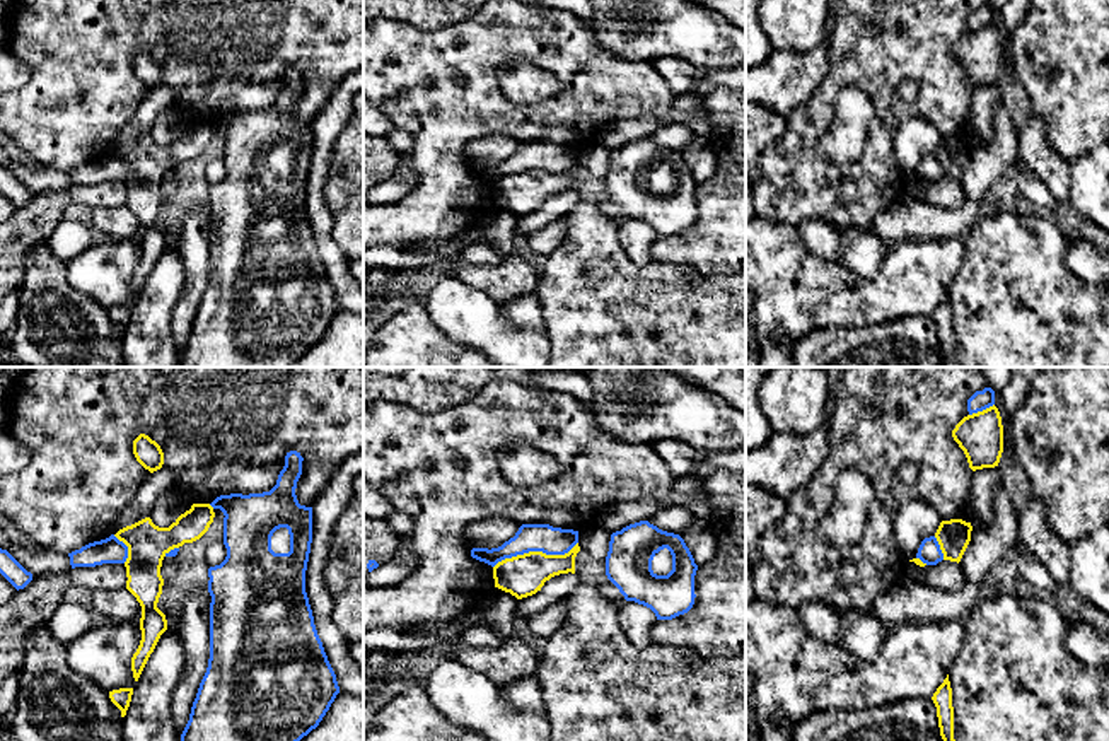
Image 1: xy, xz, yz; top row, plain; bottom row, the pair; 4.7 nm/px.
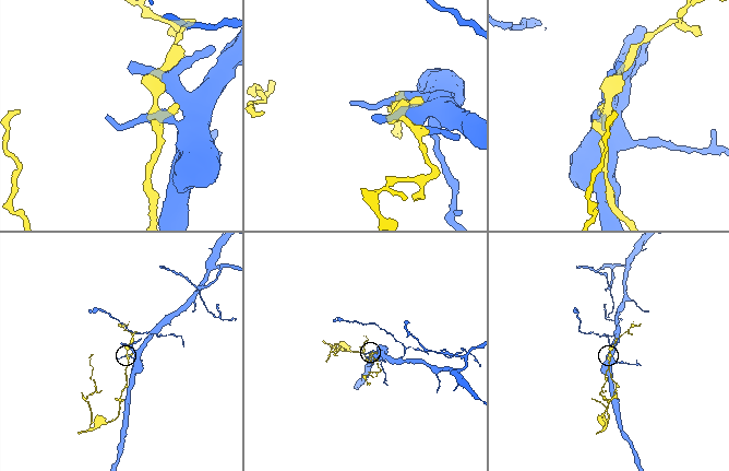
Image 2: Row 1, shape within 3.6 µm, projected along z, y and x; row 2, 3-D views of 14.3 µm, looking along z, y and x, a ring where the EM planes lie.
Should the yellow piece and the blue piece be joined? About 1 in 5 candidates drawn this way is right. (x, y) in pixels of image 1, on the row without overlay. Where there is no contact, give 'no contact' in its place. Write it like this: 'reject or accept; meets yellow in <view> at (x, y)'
reject; meets yellow in xz at (534, 169)

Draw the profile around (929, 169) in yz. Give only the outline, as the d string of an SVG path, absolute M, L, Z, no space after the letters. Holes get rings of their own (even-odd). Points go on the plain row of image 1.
M935 154L925 155L918 166L916 176L926 183L937 183L944 178L944 171Z

